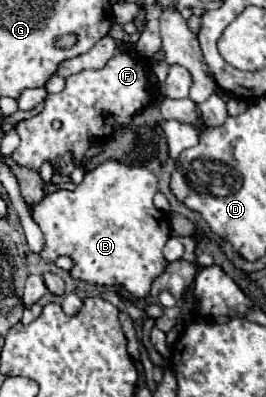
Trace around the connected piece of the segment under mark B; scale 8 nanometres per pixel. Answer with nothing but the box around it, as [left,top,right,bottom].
[32,161,170,299]

